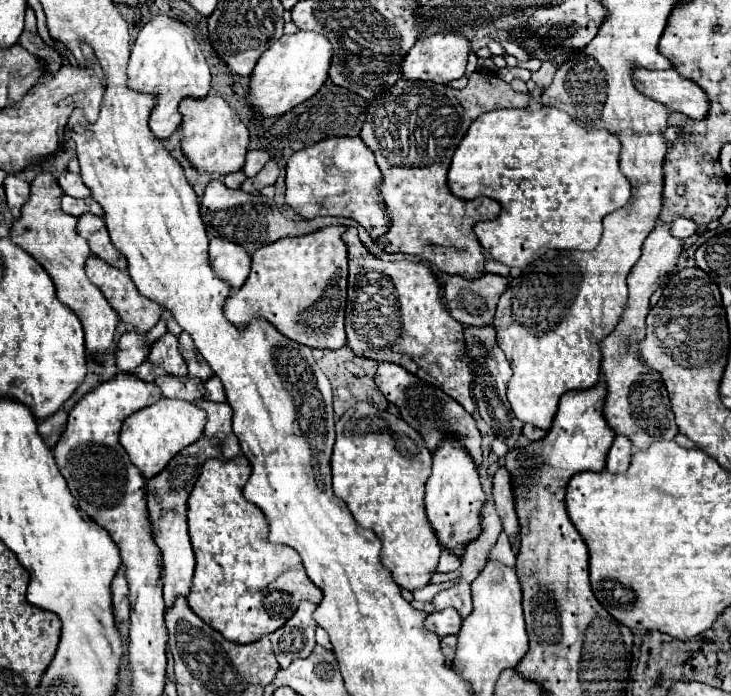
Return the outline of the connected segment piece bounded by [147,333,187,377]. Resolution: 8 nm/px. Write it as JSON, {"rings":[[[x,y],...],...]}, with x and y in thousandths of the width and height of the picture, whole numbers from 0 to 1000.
{"rings":[[[228,478],[220,490],[215,490],[201,513],[209,524],[223,527],[237,542],[256,542],[256,524],[242,501],[242,484],[237,478]]]}

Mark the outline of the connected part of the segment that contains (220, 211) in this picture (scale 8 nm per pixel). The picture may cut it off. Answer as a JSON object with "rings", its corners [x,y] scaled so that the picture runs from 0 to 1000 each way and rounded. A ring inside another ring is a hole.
{"rings":[[[289,260],[280,272],[280,280],[275,286],[275,312],[283,323],[283,338],[286,343],[289,341],[305,341],[305,343],[313,343],[319,349],[327,349],[332,352],[341,364],[352,361],[354,355],[360,352],[368,352],[368,349],[376,349],[387,341],[409,341],[409,338],[423,338],[434,329],[442,329],[442,326],[450,326],[450,323],[472,323],[472,326],[486,326],[491,332],[491,343],[494,349],[505,358],[510,352],[510,343],[505,341],[505,335],[497,329],[497,326],[488,326],[491,320],[488,318],[480,318],[480,315],[472,315],[472,312],[434,312],[434,315],[412,315],[412,318],[395,318],[390,315],[379,295],[371,292],[371,286],[360,283],[360,280],[346,280],[346,277],[335,277],[335,274],[319,274],[313,269],[308,269],[305,263],[300,260]]]}

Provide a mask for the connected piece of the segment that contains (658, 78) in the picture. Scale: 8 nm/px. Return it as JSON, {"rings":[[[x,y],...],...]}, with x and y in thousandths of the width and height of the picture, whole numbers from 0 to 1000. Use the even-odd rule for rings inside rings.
{"rings":[[[869,96],[863,111],[874,134],[915,154],[918,159],[929,159],[945,171],[962,171],[970,157],[964,131],[948,122],[948,116],[929,111],[923,99],[888,102]]]}

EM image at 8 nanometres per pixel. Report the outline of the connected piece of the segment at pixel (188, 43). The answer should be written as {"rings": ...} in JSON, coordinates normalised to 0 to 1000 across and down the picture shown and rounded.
{"rings":[[[215,22],[209,24],[187,50],[185,65],[179,70],[179,85],[174,96],[174,122],[176,128],[198,136],[212,136],[212,154],[204,165],[204,185],[218,203],[228,203],[237,188],[248,177],[245,148],[253,139],[278,142],[289,128],[289,105],[286,93],[275,76],[272,62],[267,59],[267,47],[259,36]]]}

